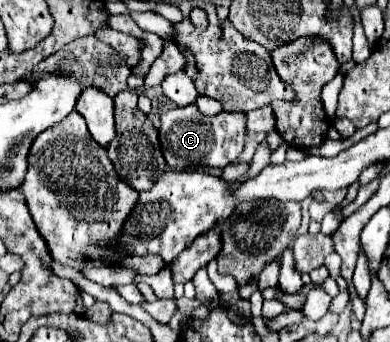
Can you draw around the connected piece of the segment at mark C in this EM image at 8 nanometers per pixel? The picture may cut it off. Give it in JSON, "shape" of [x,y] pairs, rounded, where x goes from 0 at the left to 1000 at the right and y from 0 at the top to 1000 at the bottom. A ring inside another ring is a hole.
{"shape":[[[500,307],[454,313],[413,342],[413,436],[423,447],[428,482],[449,494],[479,494],[479,488],[582,488],[597,477],[613,447],[623,442],[623,406],[628,406],[628,354],[633,336],[623,325],[613,330],[582,330],[567,325],[551,342],[531,342],[510,330]]]}

